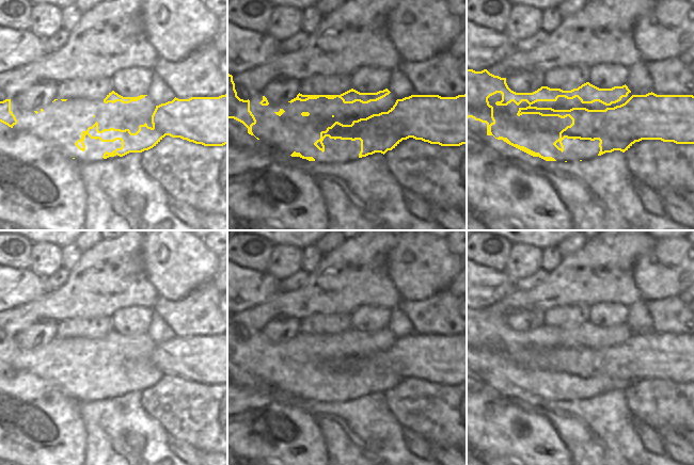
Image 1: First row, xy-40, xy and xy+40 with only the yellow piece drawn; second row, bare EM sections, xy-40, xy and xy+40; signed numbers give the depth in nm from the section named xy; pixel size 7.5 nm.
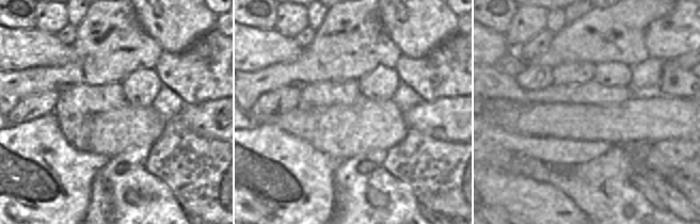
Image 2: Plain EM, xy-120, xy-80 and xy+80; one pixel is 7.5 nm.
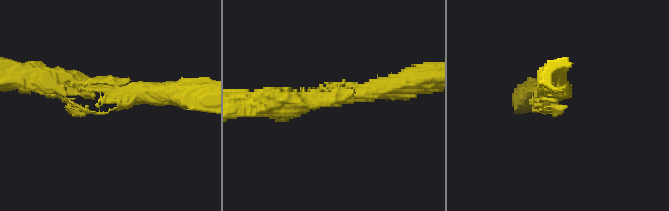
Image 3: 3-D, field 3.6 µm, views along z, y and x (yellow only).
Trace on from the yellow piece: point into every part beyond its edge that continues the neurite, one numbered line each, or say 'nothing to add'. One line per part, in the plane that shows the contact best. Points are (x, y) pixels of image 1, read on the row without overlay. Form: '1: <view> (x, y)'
1: xy+40 (536, 371)

